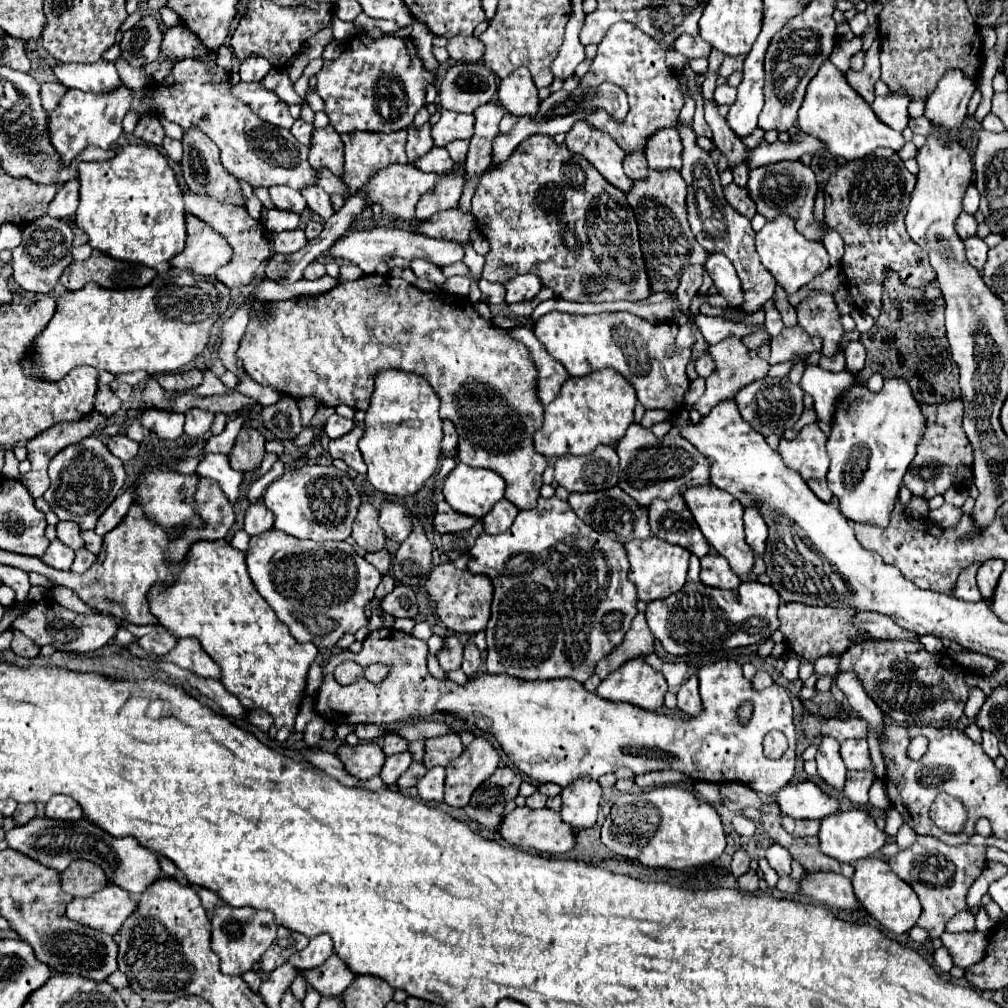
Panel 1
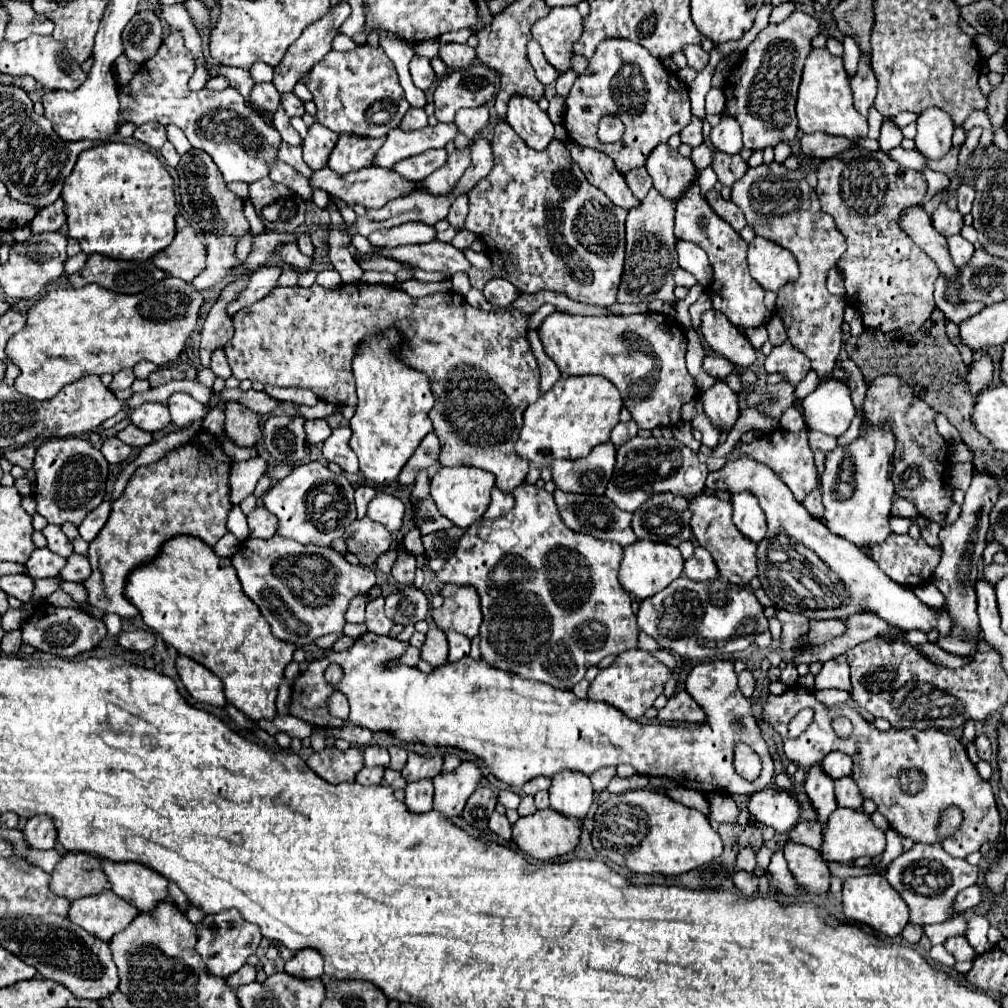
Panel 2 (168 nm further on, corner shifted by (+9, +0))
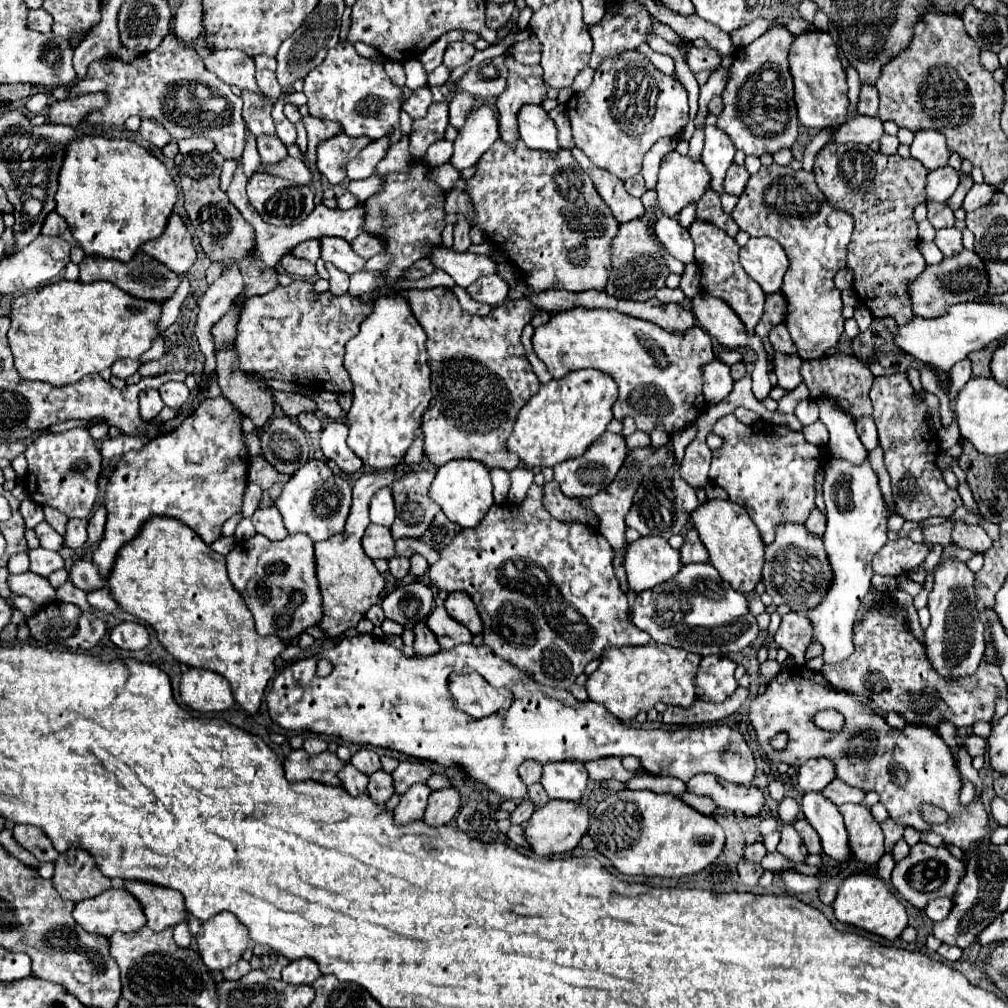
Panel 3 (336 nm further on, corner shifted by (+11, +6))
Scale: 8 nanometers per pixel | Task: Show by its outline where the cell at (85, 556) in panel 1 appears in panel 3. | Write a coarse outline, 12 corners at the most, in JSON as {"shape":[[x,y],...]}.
{"shape":[[79,561],[69,579],[85,593],[103,589],[97,565]]}

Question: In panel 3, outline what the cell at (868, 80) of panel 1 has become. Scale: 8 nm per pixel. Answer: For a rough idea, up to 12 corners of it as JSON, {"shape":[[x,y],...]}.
{"shape":[[863,85],[859,113],[877,117],[879,95],[873,85]]}

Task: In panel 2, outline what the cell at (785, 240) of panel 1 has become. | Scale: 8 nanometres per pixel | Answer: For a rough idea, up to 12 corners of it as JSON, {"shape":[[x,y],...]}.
{"shape":[[759,235],[749,243],[751,277],[779,291],[799,277],[795,255]]}

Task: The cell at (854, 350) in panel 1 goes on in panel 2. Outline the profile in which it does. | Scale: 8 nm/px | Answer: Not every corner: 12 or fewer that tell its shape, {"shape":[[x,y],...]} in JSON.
{"shape":[[851,359],[839,361],[847,375],[847,387],[857,409],[861,409],[867,383]]}

